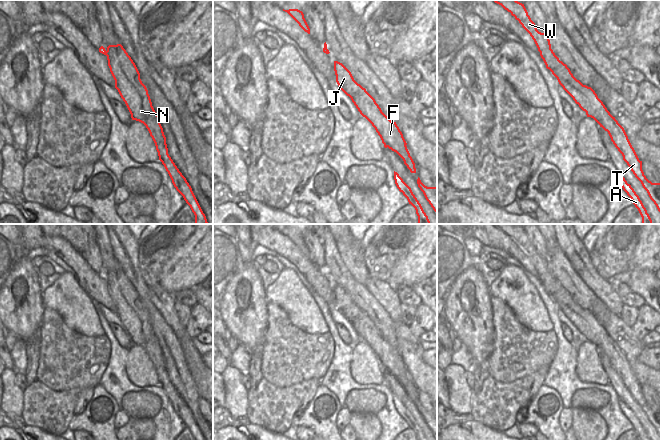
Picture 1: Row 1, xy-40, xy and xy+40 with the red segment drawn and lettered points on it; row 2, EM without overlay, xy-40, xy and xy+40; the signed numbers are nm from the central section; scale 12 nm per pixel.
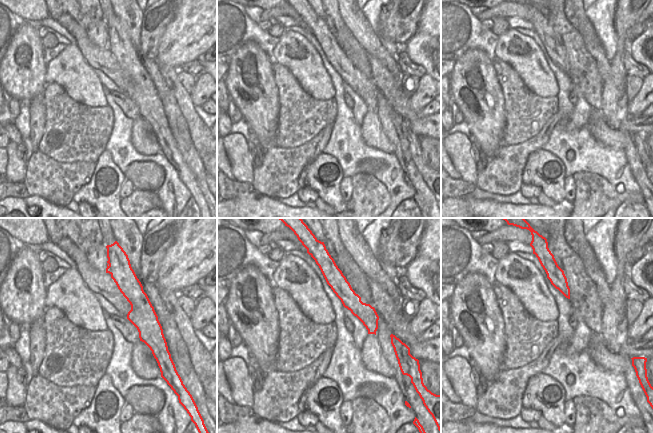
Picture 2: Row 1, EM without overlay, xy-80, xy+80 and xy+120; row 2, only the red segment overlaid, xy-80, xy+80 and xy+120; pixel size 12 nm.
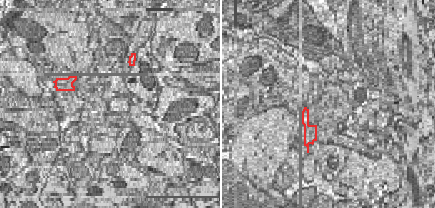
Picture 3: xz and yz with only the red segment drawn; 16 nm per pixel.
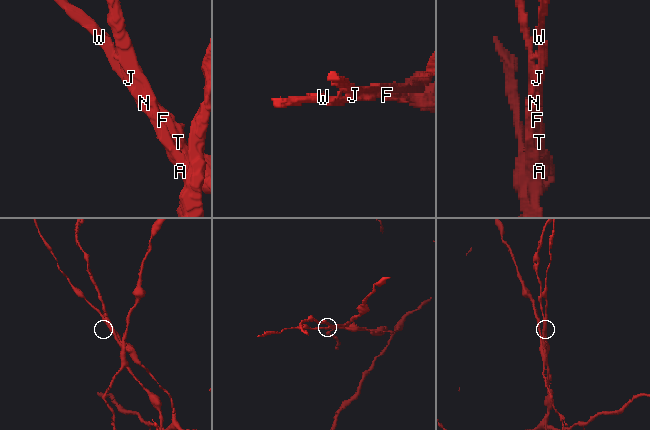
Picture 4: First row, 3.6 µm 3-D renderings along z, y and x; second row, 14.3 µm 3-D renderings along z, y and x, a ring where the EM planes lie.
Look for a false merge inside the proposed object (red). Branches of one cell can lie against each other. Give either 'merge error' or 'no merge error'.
merge error

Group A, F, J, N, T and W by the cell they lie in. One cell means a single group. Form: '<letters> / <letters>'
A J N / F T W

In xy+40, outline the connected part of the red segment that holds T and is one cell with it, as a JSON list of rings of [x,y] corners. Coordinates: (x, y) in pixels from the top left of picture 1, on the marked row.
[[[492,0],[501,5],[511,13],[522,27],[534,40],[540,56],[546,68],[557,78],[563,89],[573,98],[576,104],[593,118],[605,131],[608,132],[611,141],[622,154],[635,177],[641,182],[650,199],[660,212],[660,183],[649,181],[642,170],[642,161],[639,160],[632,147],[624,128],[618,123],[607,110],[603,102],[598,98],[595,91],[577,80],[570,69],[555,55],[551,49],[548,31],[541,33],[537,30],[535,23],[531,20],[524,4],[517,0]]]

